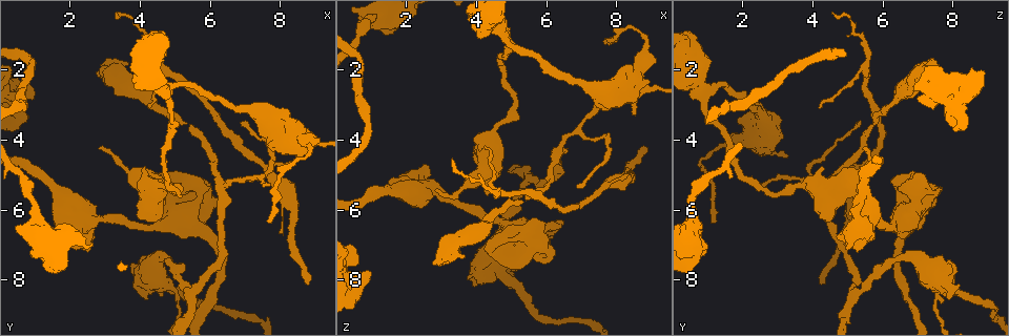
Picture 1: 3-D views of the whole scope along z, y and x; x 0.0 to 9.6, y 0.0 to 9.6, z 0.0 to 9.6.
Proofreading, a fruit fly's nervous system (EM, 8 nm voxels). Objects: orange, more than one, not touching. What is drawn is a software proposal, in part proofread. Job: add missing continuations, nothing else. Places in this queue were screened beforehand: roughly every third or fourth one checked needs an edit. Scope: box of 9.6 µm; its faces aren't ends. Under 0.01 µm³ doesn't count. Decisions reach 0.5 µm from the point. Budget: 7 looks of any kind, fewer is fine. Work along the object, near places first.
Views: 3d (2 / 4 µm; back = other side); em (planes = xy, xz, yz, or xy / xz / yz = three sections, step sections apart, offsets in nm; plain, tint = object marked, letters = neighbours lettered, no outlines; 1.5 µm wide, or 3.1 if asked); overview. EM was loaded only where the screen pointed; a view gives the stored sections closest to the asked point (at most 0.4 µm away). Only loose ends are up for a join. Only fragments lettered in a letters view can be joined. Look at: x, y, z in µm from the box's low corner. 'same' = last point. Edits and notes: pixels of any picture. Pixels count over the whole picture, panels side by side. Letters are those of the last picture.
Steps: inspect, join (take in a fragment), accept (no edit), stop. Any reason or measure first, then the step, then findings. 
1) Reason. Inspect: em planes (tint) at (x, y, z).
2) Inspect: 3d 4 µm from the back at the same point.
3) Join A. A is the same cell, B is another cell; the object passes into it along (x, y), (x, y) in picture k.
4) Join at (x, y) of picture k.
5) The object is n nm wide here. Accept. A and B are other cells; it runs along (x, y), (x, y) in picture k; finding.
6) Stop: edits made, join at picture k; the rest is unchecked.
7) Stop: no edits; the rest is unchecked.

End of a long branch. Inspect: 3d 4 µm at (7.75, 6.35, 1.15).

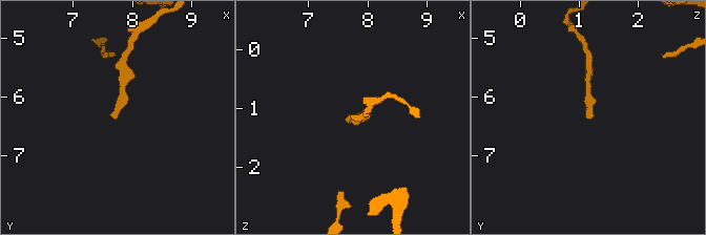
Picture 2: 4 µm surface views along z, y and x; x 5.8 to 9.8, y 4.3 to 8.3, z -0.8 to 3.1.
Inspect: em planes (letters) at (7.75, 6.35, 1.10).

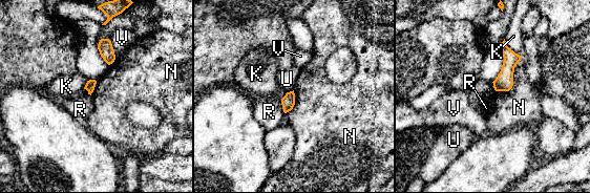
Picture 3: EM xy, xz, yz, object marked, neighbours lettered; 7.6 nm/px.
The object is 80 nm wide here. Accept. K, N, R, U and V are other cells; a border runs along (521, 60), (513, 85), (496, 91) in picture 3; no lettered fragment goes on from it.

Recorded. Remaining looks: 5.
Inspect: 3d 2 µm at (8.85, 8.15, 4.20).

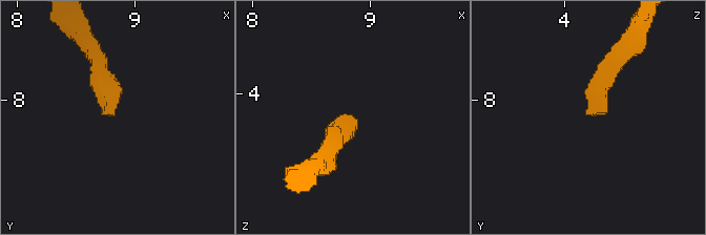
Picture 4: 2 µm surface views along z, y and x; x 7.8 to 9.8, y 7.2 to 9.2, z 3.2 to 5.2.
Inspect: em planes (letters) at (8.82, 8.12, 4.18).

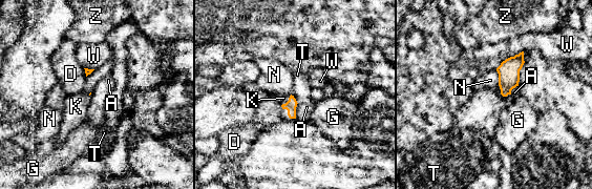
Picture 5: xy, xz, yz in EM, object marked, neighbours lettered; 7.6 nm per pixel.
Join K. K is the same cell, A, D, G, N, T, W and Z are other cells; the object passes into it along (291, 105), (288, 101), (283, 98) in picture 5; the neuron continues.

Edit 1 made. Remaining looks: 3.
Inspect: overview.

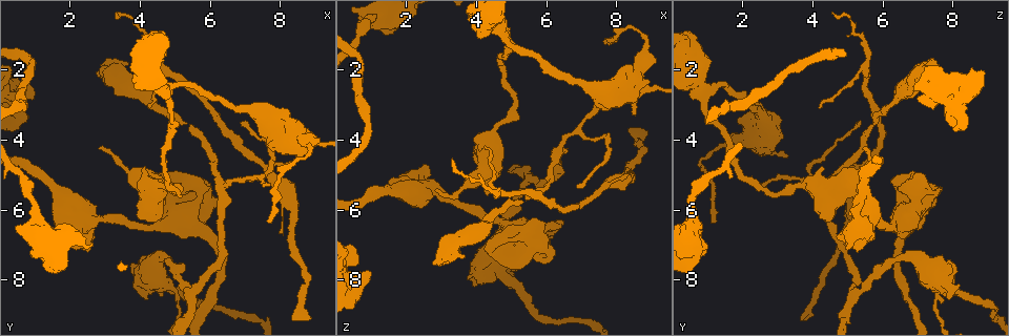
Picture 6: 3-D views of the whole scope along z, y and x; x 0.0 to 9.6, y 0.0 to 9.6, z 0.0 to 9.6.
Branch stops here. Inspect: em xy step 8 (tint) at (8.50, 4.45, 3.30).

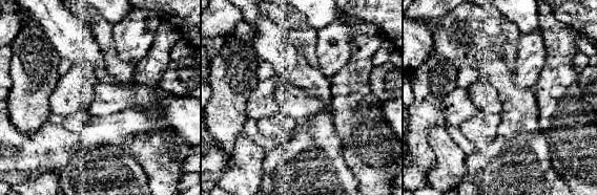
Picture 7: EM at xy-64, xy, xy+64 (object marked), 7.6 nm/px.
Inspect: em planes (letters) at the same point.

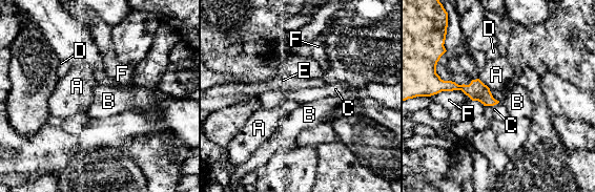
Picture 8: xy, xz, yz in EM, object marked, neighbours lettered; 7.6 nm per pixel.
Accept. A, B, C, D, E and F are other cells; no lettered fragment goes on from it.

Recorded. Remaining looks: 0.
Stop: edits made, join at picture 5; the rest is unchecked.

